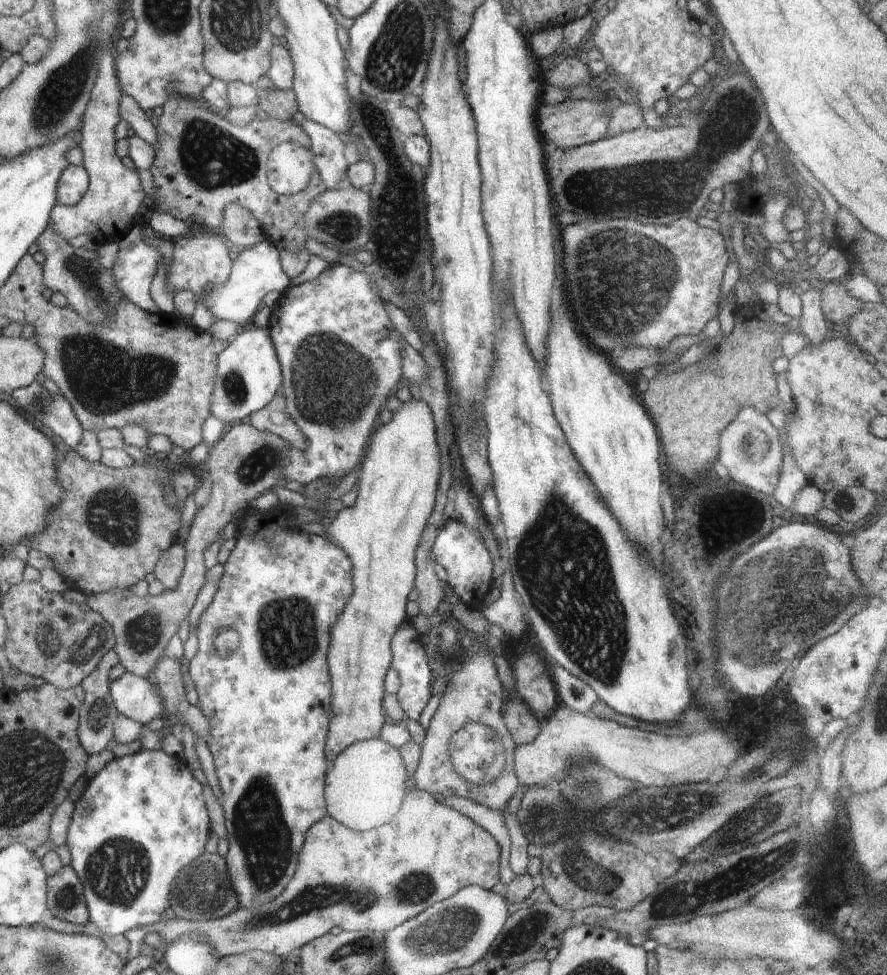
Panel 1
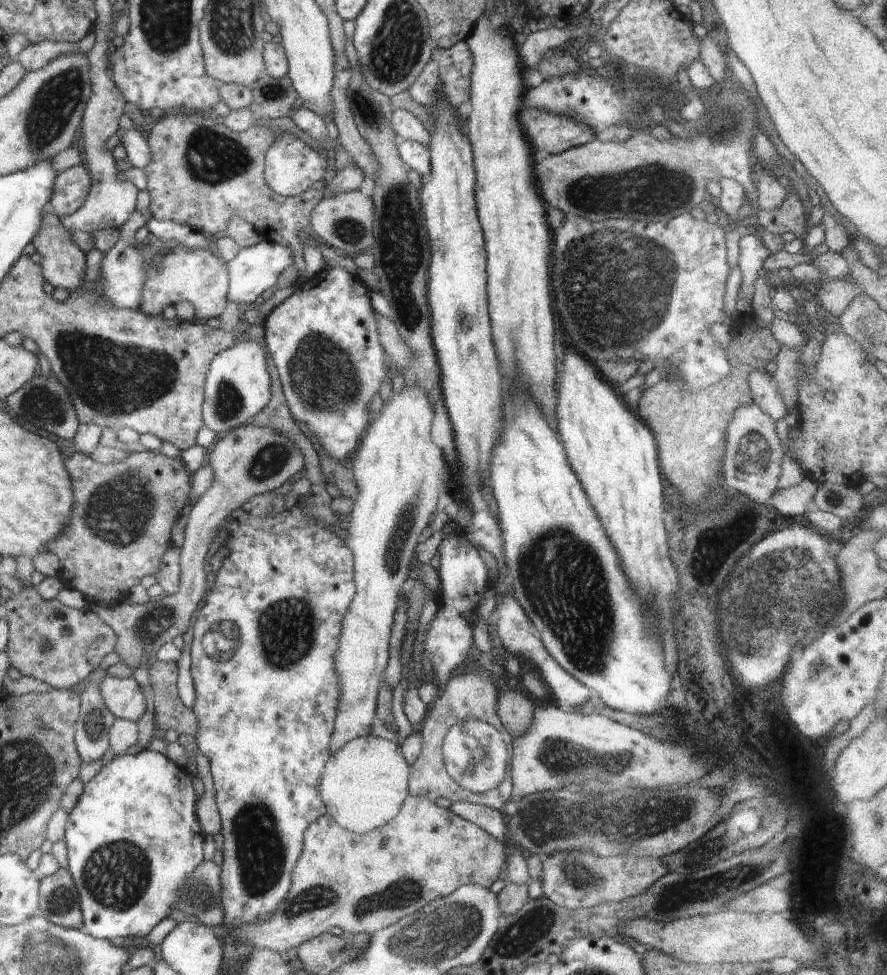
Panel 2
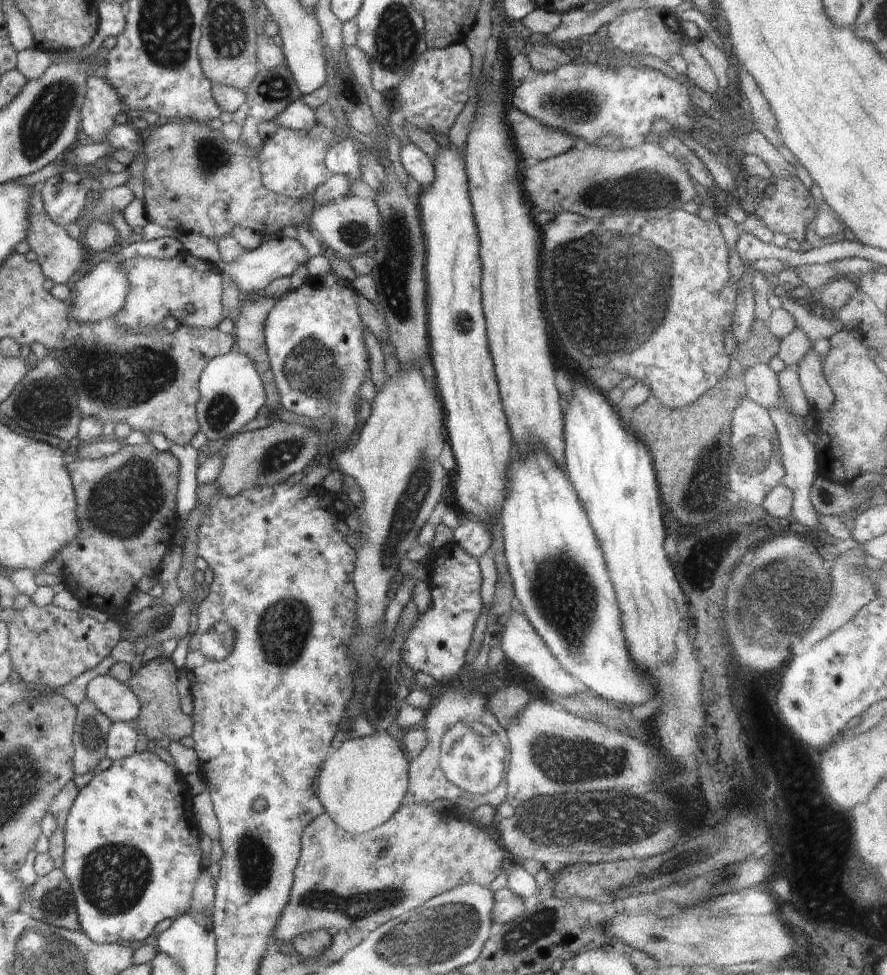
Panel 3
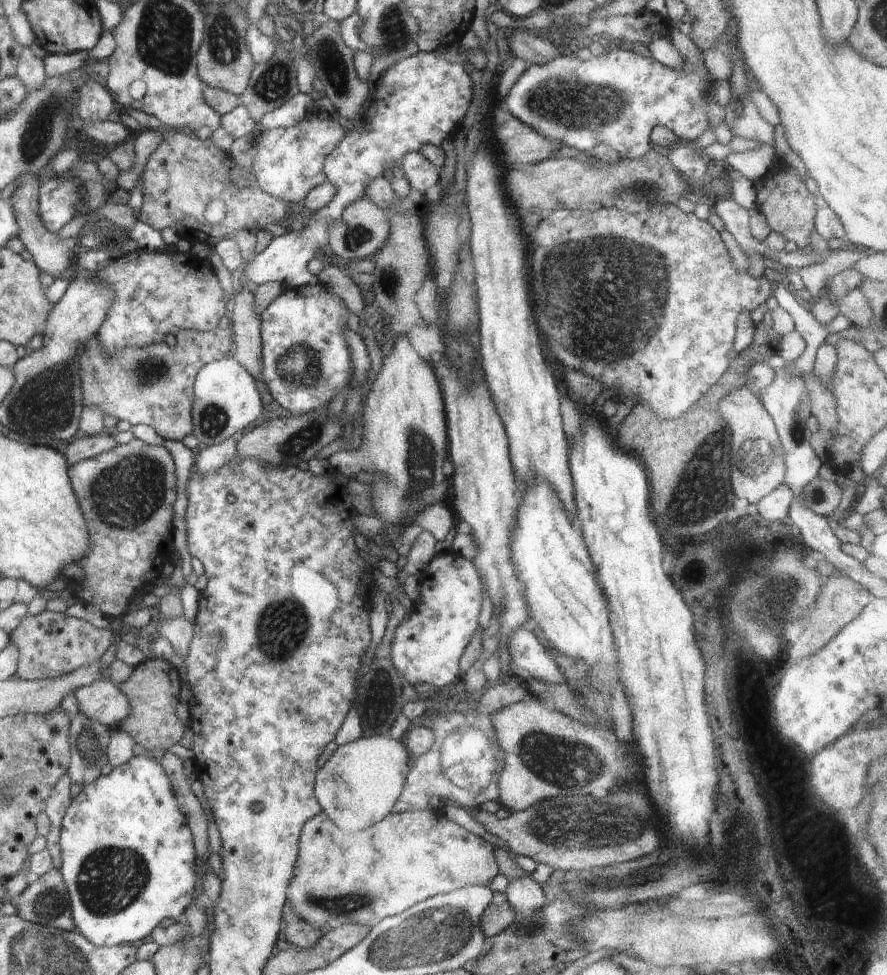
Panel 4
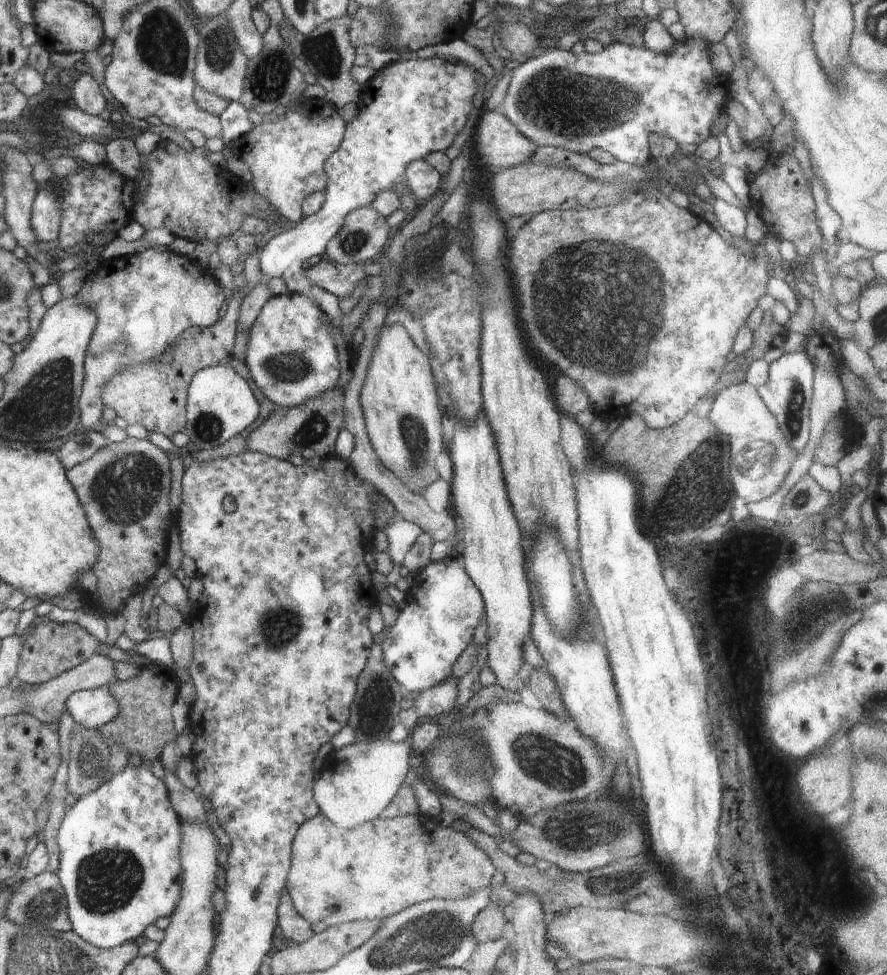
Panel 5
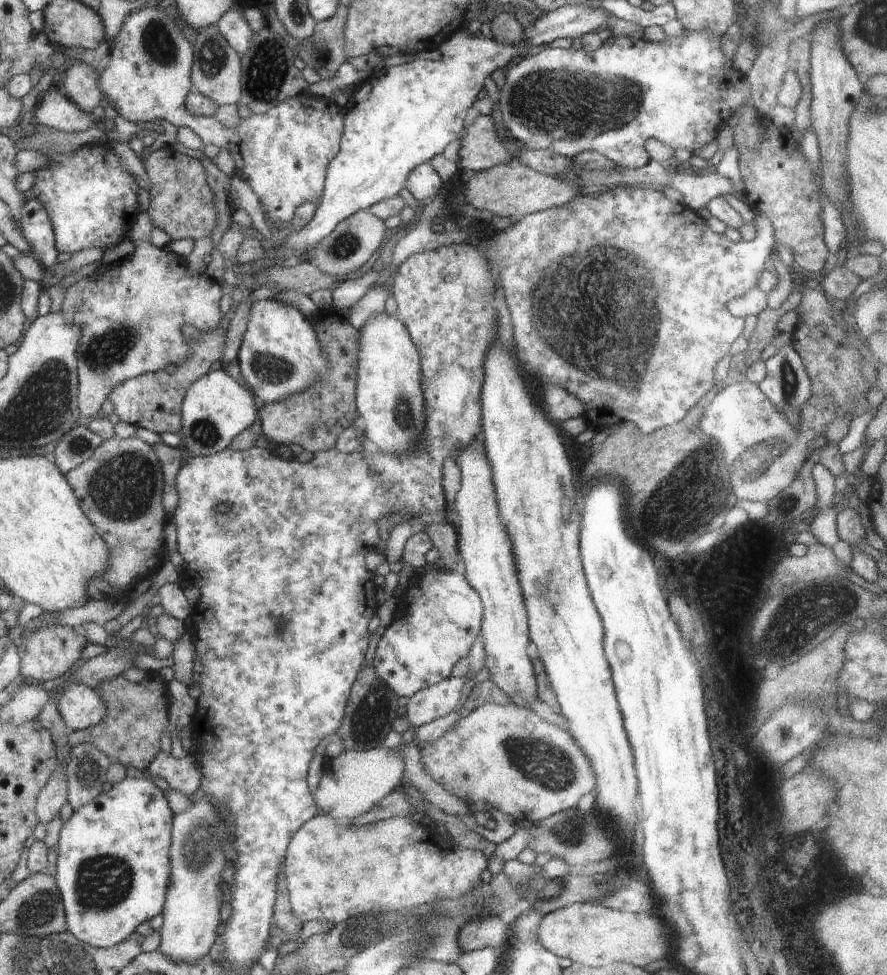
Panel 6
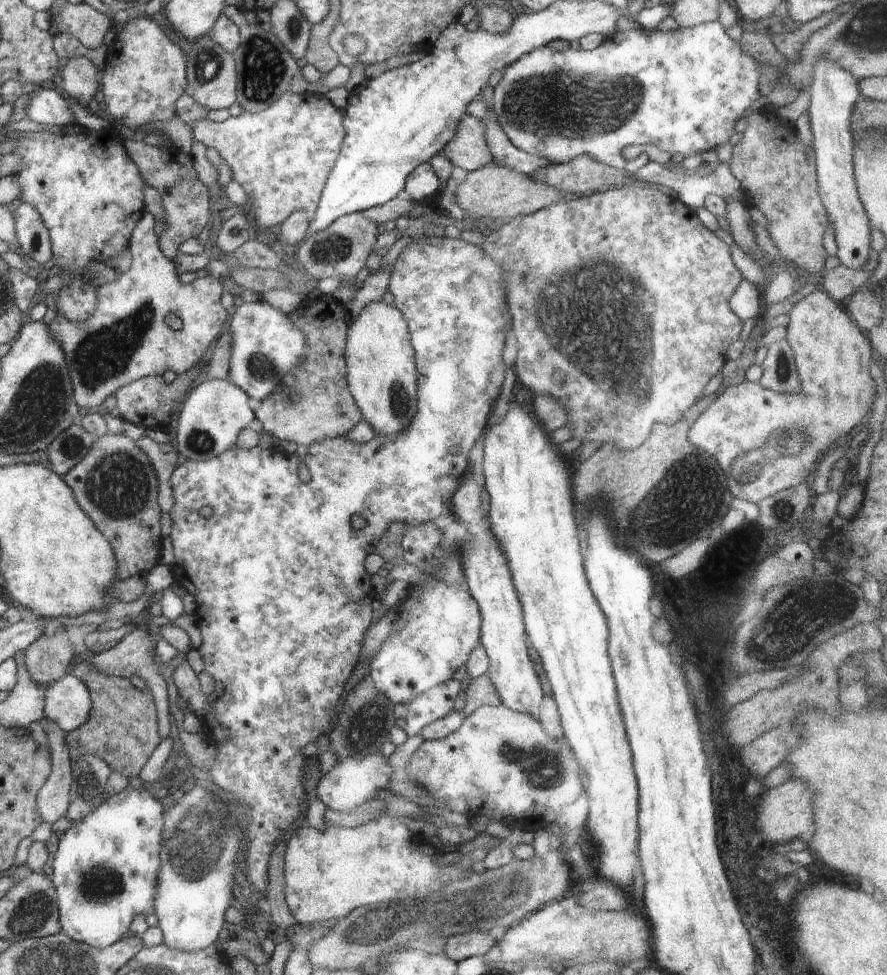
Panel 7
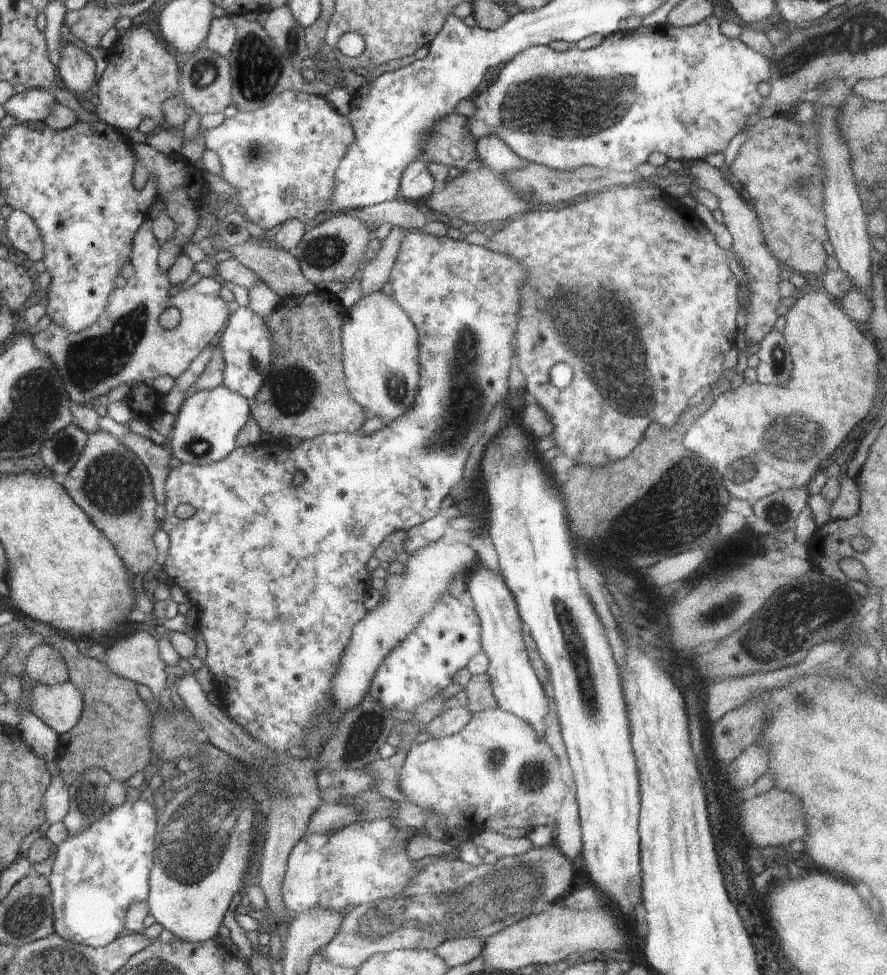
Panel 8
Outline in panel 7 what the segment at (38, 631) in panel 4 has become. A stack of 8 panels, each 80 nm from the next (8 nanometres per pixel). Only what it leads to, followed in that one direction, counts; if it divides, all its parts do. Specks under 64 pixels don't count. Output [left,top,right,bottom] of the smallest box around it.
[23,626,74,685]

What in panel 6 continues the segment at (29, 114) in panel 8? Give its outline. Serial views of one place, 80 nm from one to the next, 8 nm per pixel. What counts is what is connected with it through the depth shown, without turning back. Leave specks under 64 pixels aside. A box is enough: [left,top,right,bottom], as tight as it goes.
[34,91,97,132]

